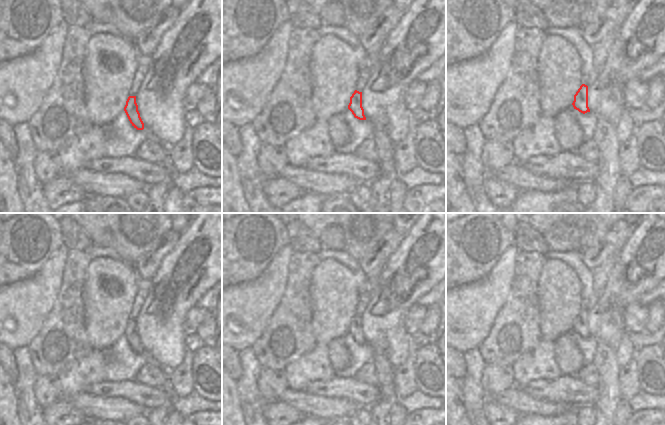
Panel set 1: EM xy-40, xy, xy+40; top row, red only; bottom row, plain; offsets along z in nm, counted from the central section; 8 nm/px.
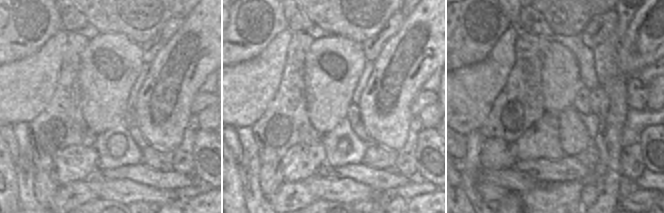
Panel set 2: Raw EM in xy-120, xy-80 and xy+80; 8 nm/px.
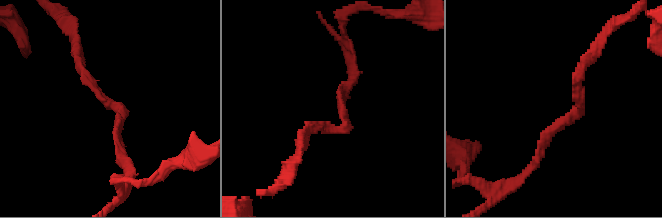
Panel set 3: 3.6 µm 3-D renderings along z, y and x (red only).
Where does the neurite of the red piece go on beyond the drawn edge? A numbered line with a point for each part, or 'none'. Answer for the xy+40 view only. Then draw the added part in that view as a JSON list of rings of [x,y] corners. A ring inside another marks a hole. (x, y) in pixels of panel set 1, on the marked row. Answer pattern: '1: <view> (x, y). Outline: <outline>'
none

